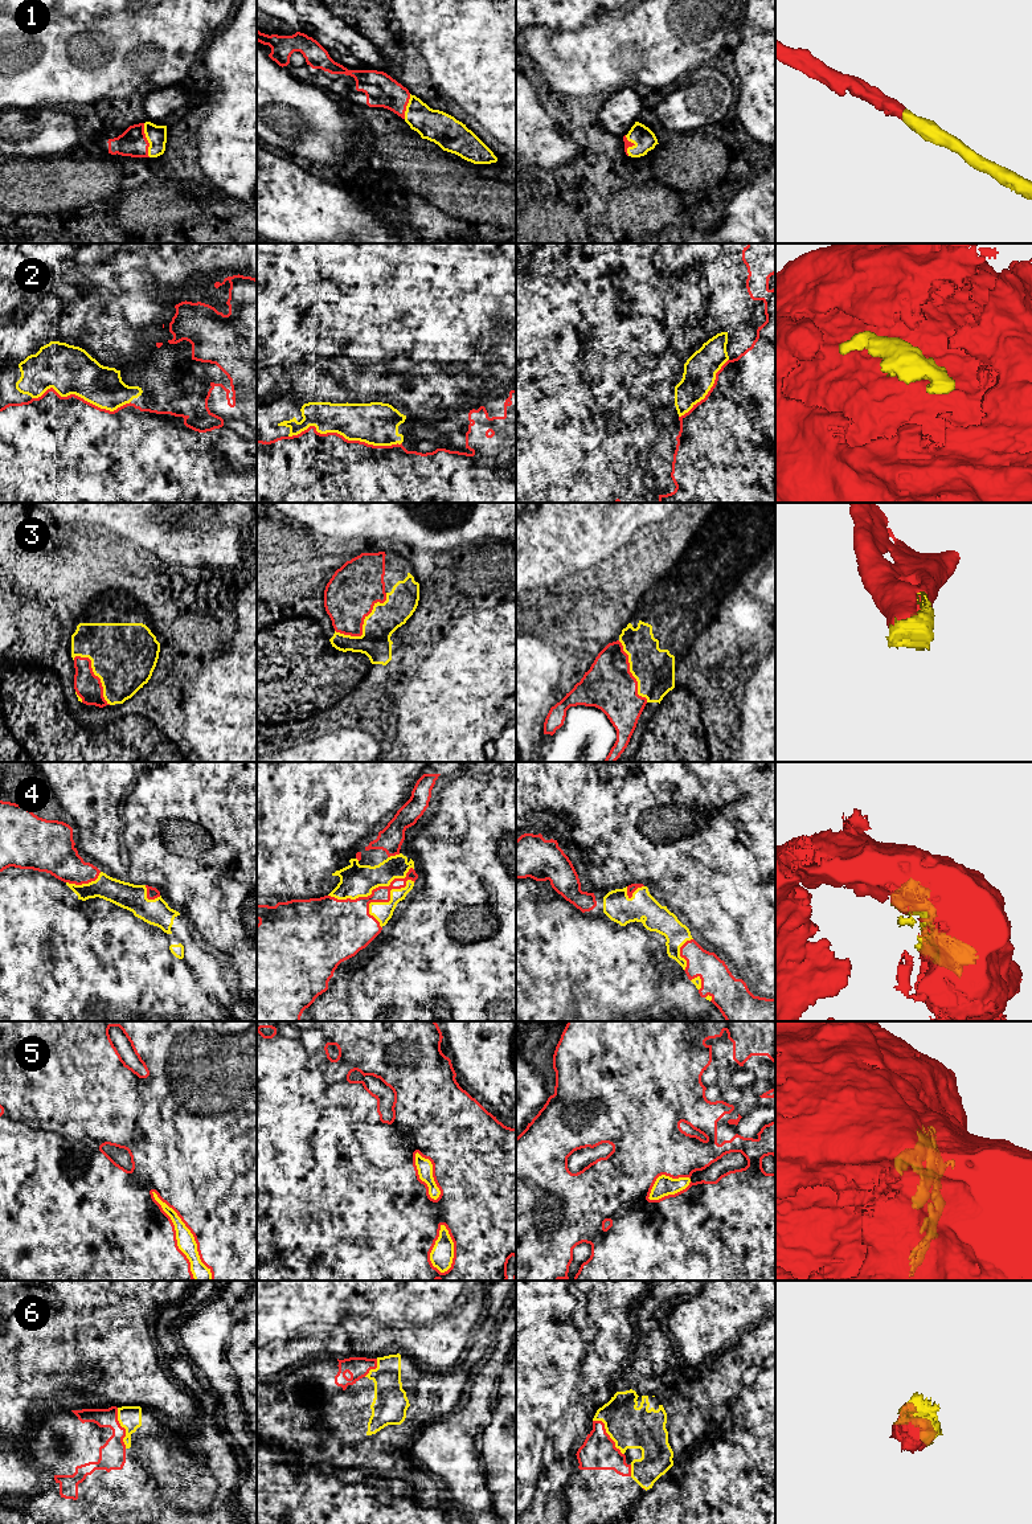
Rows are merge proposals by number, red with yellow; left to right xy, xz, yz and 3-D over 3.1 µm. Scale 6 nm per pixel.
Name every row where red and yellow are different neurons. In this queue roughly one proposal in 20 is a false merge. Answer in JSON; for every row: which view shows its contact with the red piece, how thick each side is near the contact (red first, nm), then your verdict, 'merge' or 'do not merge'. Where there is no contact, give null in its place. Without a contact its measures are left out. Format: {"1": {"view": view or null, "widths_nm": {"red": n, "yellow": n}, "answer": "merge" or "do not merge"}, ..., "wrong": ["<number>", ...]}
{"1": {"view": "xy", "widths_nm": {"red": 170, "yellow": 130}, "answer": "merge"}, "2": {"view": "xz", "widths_nm": {"red": 500, "yellow": 260}, "answer": "merge"}, "3": {"view": "xz", "widths_nm": {"red": 320, "yellow": 190}, "answer": "merge"}, "4": {"view": "xz", "widths_nm": {"red": 300, "yellow": 200}, "answer": "merge"}, "5": {"view": "xy", "widths_nm": {"red": 500, "yellow": 110}, "answer": "merge"}, "6": {"view": "yz", "widths_nm": {"red": 220, "yellow": 260}, "answer": "merge"}, "wrong": []}

